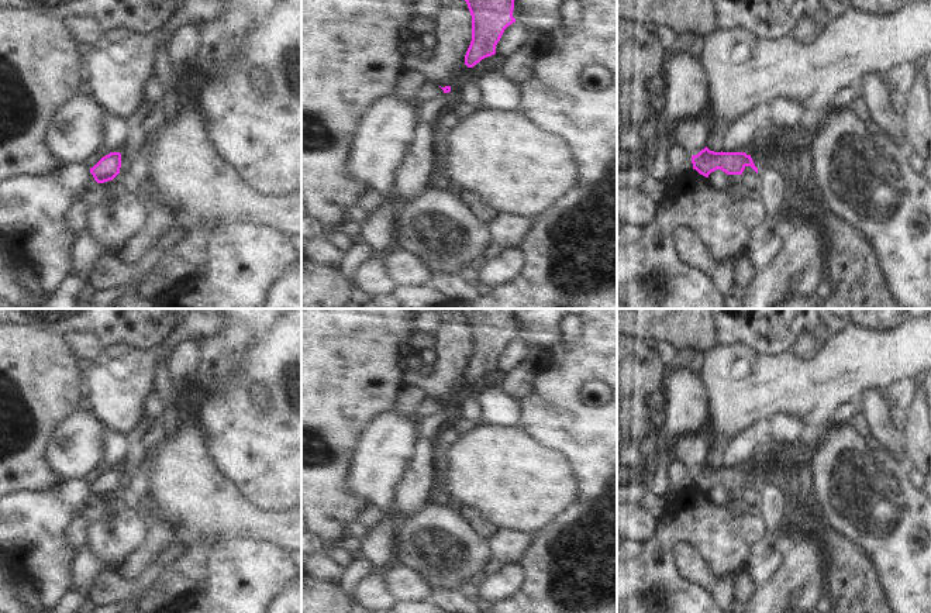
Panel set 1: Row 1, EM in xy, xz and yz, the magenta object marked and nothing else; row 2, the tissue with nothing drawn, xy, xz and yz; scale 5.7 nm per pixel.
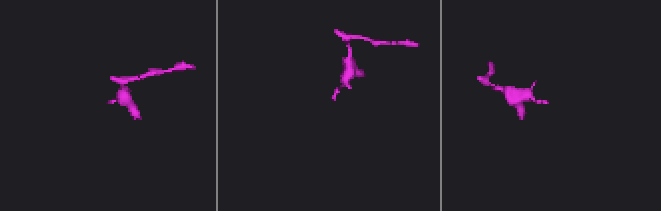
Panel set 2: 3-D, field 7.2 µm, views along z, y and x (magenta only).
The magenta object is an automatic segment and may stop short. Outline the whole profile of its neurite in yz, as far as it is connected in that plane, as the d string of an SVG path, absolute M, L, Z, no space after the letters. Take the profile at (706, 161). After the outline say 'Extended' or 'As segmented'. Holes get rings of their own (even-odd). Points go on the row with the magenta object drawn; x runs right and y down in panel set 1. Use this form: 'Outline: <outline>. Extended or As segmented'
Outline: M706 147L692 156L692 163L693 169L706 178L717 169L721 169L727 175L742 175L746 166L751 166L758 173L751 155L745 152L714 152Z. As segmented

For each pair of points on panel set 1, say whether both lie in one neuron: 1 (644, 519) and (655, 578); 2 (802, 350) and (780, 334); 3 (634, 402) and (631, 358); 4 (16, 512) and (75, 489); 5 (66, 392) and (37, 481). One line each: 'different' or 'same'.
1: different
2: different
3: same
4: same
5: same

